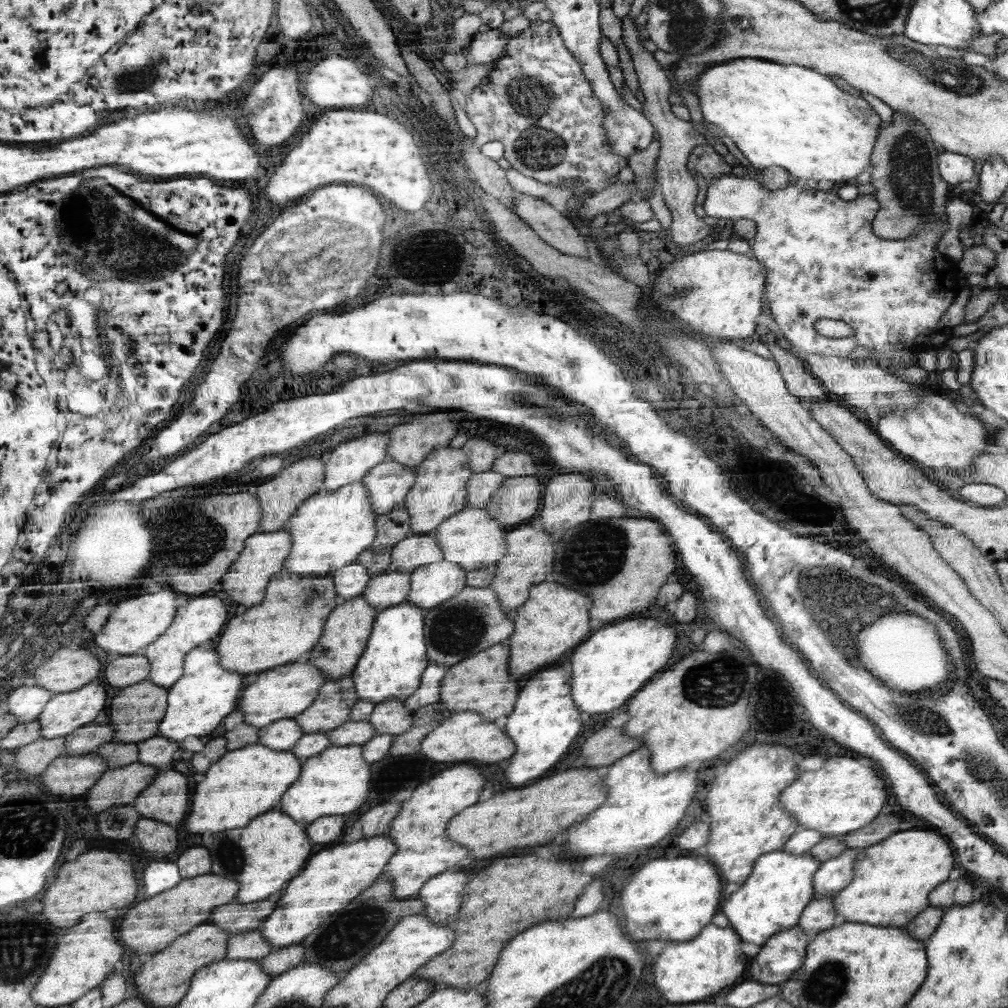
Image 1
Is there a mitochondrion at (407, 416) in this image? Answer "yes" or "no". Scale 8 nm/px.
no

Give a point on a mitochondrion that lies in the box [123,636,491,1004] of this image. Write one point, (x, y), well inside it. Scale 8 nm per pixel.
(338, 937)

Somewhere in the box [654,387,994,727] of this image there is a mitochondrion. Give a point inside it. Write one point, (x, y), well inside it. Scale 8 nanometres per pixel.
(827, 595)

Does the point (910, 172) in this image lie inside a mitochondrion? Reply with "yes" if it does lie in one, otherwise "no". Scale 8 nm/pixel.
yes

